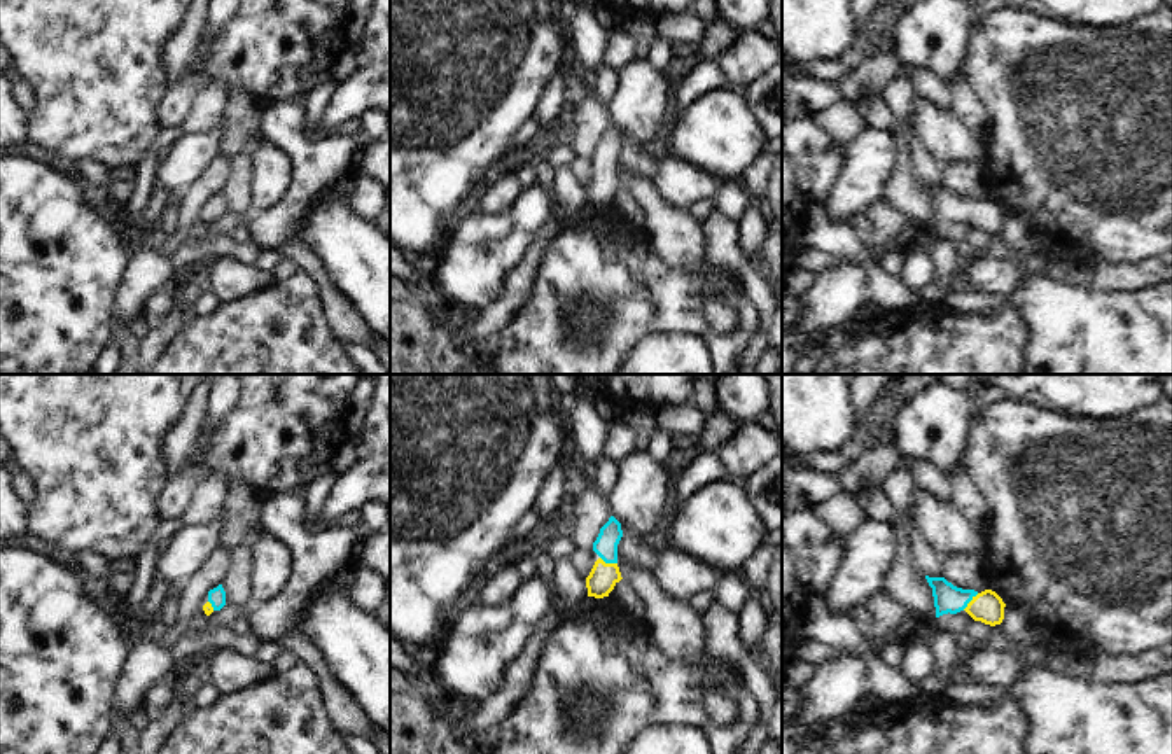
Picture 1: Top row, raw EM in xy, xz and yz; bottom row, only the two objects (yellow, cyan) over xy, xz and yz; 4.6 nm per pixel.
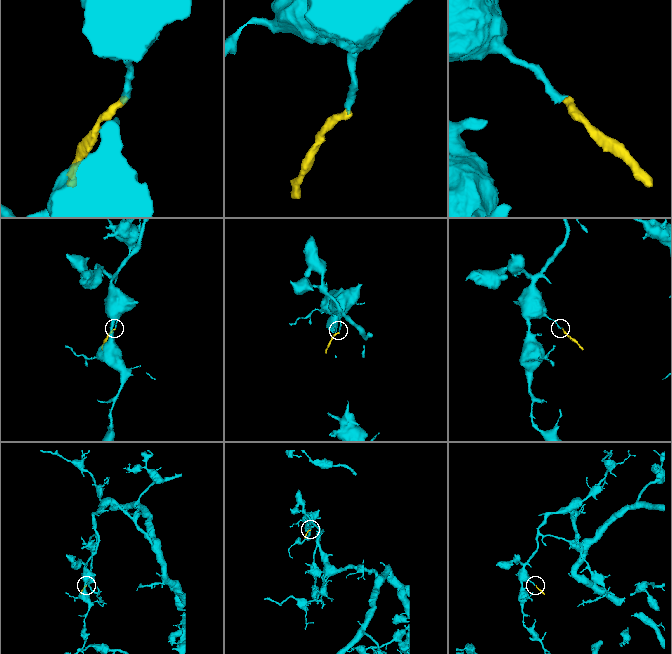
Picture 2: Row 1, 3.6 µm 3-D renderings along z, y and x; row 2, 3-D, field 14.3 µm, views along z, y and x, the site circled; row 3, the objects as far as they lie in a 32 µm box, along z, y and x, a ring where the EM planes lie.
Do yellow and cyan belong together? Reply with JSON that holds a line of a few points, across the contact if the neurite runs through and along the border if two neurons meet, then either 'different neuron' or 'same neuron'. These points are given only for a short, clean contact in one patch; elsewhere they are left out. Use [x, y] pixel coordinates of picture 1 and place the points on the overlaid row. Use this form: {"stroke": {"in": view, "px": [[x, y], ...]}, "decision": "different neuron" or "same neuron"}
{"stroke": {"in": "yz", "px": [[987, 606], [969, 602], [950, 599]]}, "decision": "same neuron"}

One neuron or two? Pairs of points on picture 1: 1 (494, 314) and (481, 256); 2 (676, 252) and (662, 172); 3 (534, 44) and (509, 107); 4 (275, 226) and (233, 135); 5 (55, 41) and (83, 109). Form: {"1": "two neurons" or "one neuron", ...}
{"1": "two neurons", "2": "two neurons", "3": "one neuron", "4": "two neurons", "5": "one neuron"}

